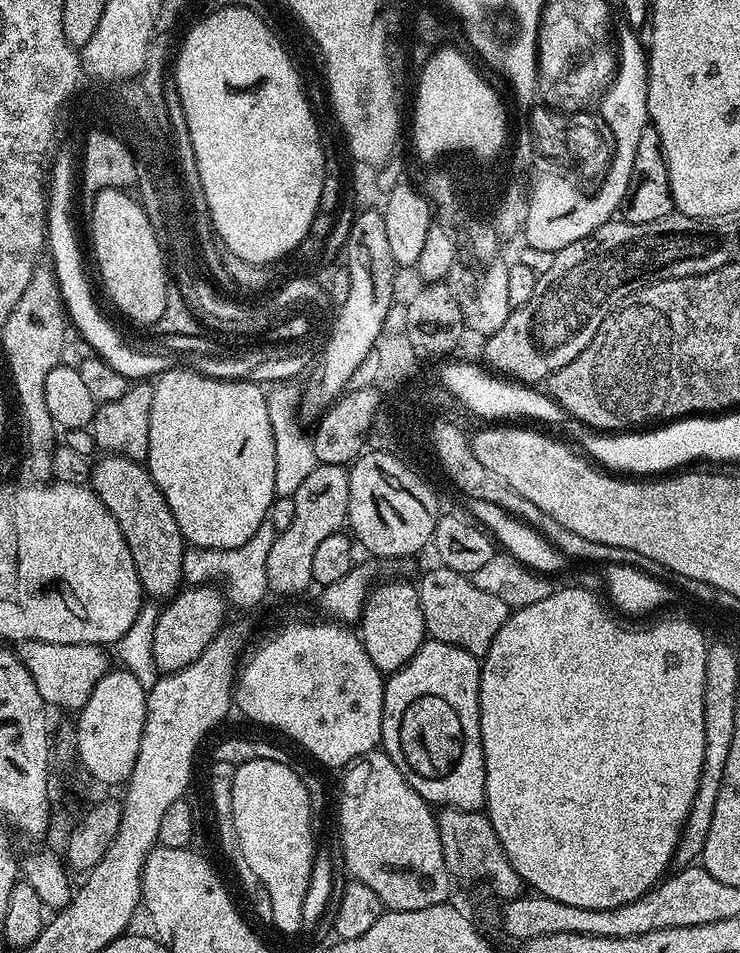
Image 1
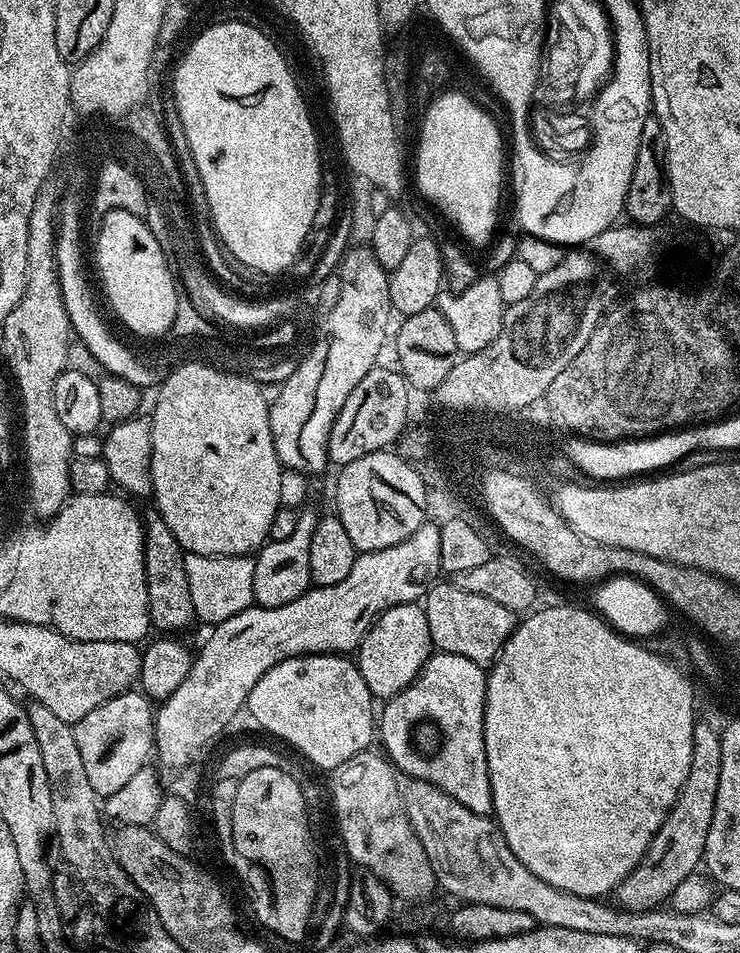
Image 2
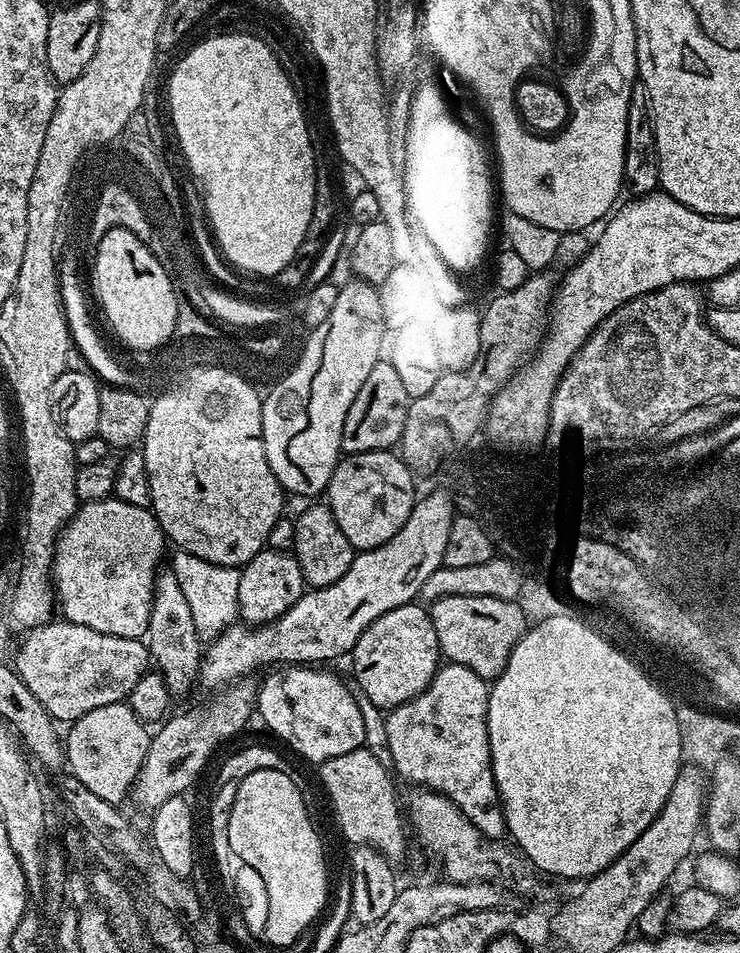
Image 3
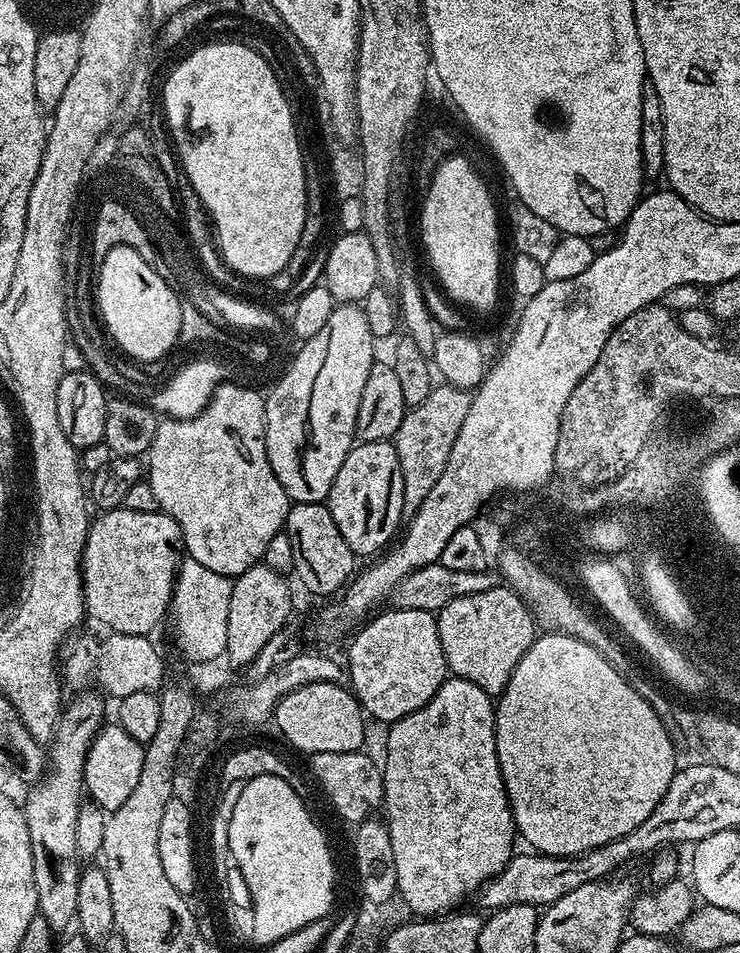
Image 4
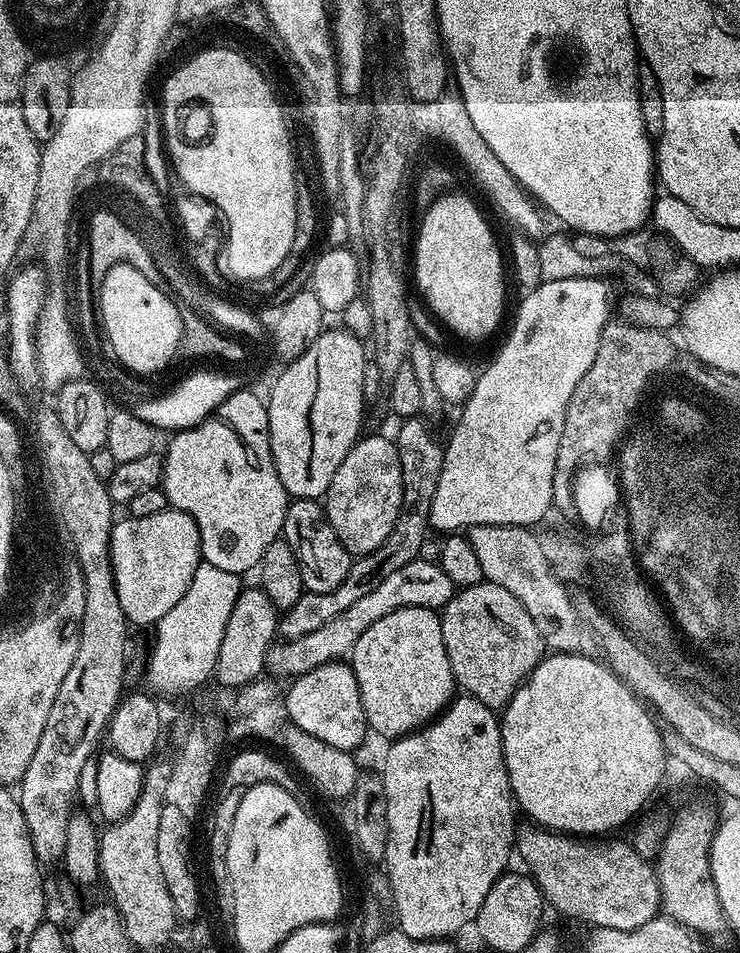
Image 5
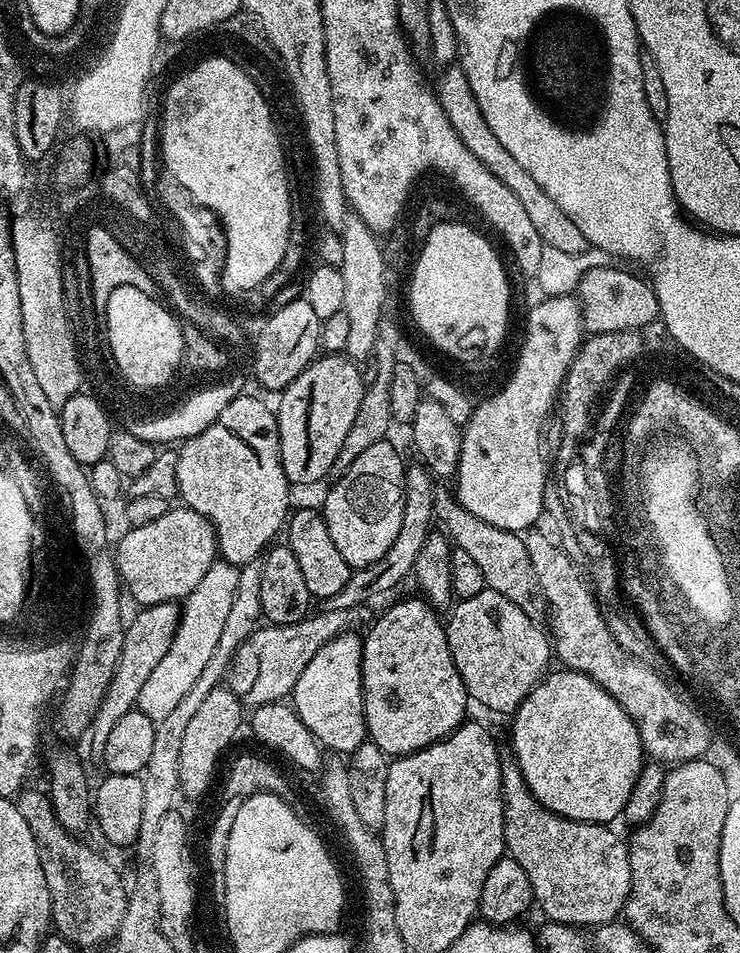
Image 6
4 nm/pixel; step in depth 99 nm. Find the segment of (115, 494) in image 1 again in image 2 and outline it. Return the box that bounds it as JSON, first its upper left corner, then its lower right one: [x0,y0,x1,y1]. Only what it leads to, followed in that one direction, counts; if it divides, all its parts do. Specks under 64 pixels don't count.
[144,514,196,634]

